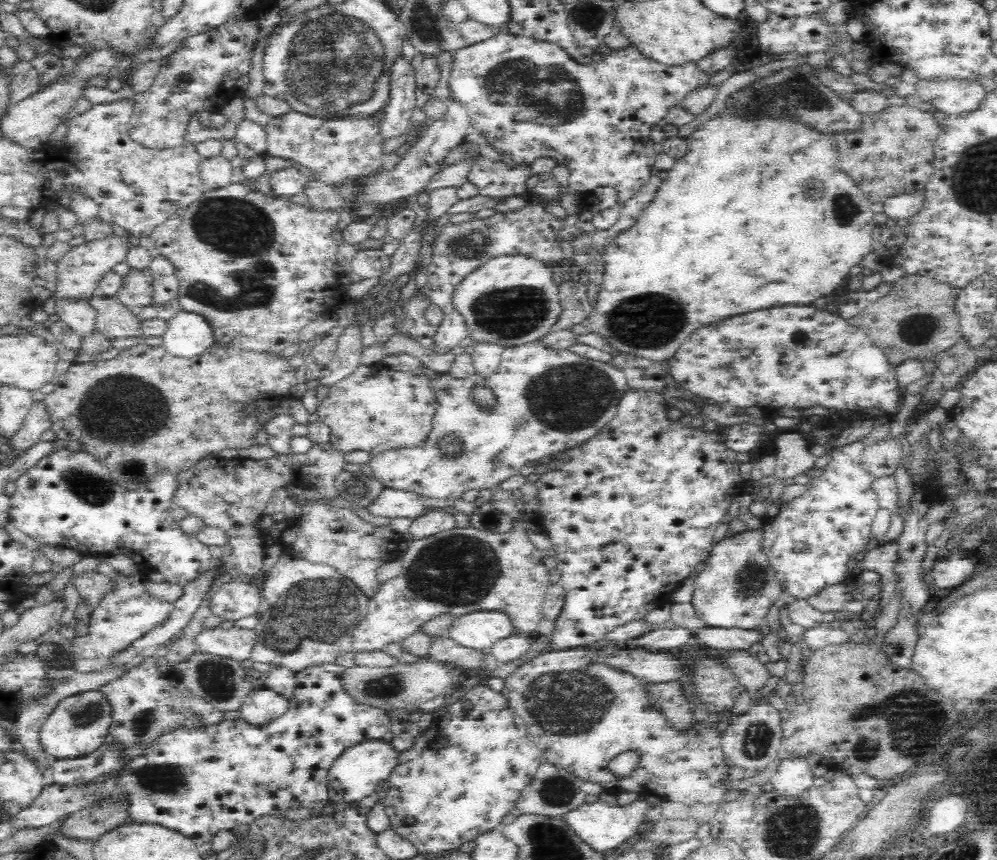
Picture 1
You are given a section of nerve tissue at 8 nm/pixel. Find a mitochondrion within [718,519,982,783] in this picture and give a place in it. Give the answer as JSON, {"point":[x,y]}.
{"point":[919,719]}

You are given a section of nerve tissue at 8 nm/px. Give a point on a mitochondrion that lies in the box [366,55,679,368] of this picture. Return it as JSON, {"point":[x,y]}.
{"point":[543,95]}

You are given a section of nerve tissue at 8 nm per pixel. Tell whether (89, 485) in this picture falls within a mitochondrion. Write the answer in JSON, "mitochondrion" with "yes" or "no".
{"mitochondrion":"yes"}

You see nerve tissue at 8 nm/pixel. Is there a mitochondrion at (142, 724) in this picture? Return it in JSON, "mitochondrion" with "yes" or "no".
{"mitochondrion":"yes"}

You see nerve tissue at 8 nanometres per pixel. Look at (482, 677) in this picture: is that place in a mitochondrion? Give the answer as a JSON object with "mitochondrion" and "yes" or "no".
{"mitochondrion":"no"}

